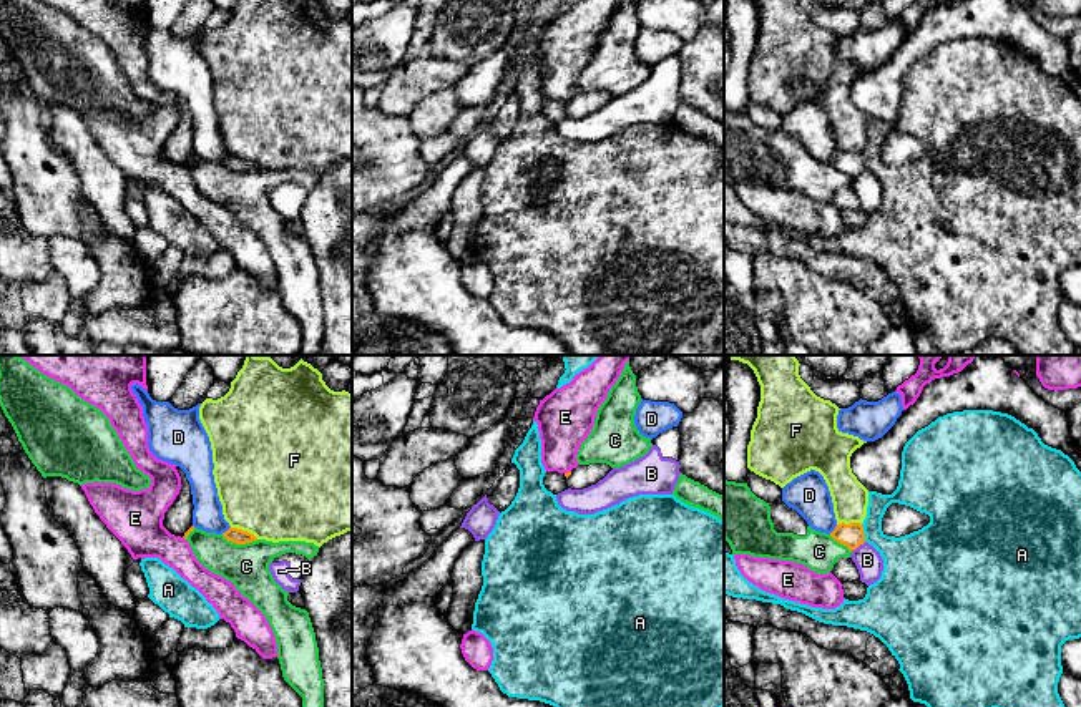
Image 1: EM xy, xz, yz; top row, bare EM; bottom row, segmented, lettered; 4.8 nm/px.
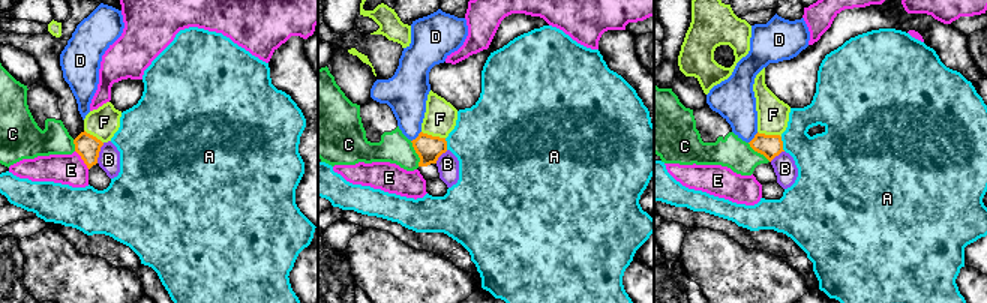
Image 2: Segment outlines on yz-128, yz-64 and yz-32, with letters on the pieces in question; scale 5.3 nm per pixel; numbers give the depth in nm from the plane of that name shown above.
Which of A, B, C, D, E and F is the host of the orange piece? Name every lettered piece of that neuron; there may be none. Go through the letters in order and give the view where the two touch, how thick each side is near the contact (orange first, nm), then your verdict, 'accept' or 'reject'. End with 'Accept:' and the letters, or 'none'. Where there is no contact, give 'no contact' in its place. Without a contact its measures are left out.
A: meets orange in yz; 120 nm thick on the orange side, 240 nm on the other; reject
B: meets orange in yz; 120 nm thick on the orange side, 130 nm on the other; reject
C: meets orange in xy; 70 nm thick on the orange side, 220 nm on the other; reject
D: meets orange in yz; 120 nm thick on the orange side, 200 nm on the other; reject
E: meets orange in xz; 20 nm thick on the orange side, 260 nm on the other; reject
F: meets orange in xy; 70 nm thick on the orange side, 480 nm on the other; reject
Accept: none

